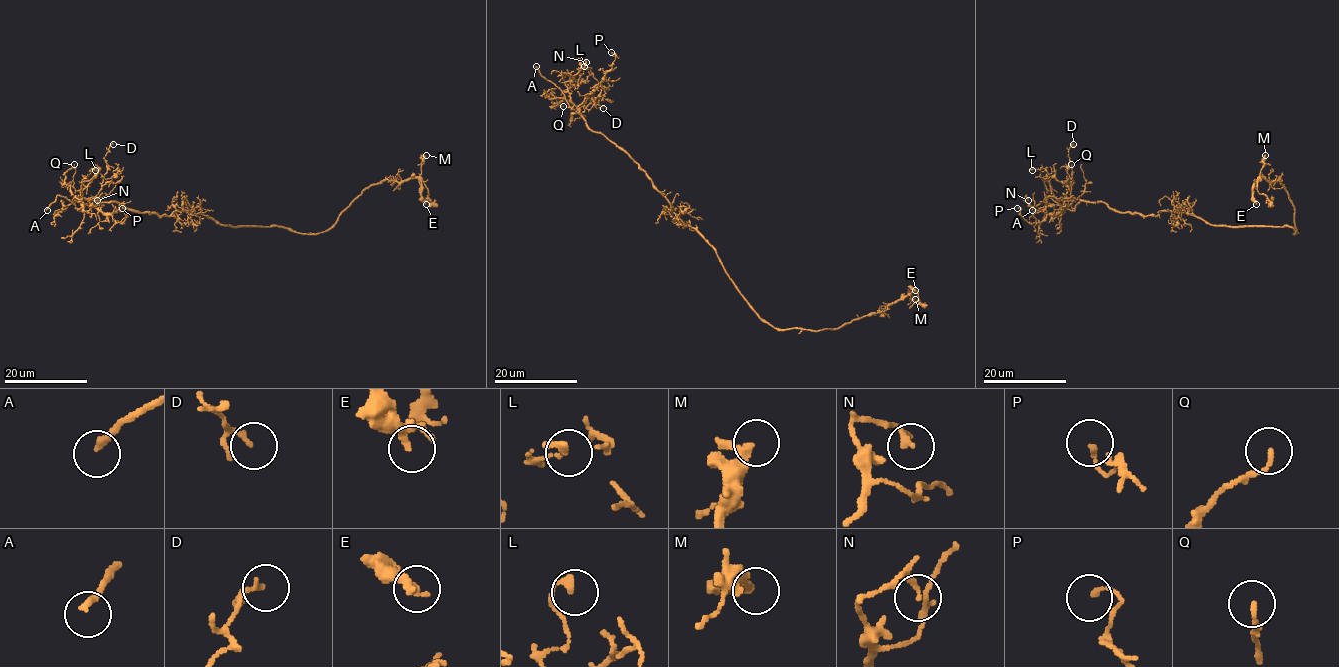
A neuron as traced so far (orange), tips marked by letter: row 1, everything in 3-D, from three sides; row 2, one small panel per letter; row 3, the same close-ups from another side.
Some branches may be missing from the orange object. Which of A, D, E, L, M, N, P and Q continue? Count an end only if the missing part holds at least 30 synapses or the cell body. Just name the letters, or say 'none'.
A

